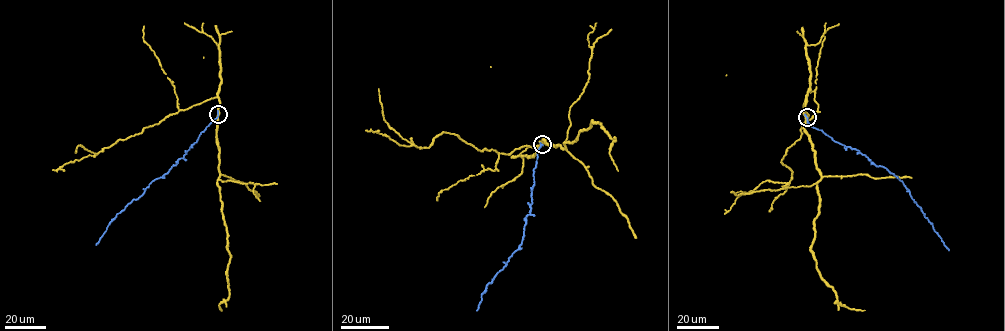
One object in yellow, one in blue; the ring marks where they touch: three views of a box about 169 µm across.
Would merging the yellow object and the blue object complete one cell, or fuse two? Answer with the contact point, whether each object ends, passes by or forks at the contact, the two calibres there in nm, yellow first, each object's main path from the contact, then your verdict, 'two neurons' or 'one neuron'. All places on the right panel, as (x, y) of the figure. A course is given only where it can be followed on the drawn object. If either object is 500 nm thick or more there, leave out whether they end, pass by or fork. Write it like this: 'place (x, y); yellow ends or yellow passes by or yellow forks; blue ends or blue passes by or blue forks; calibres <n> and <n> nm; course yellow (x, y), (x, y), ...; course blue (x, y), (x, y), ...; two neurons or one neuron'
place (807, 117); calibres 600 and 200 nm; course yellow (807, 117), (804, 132), (821, 176), (811, 252), (820, 277), (832, 288), (838, 303), (865, 310); course blue (807, 117), (812, 126), (835, 141), (856, 149), (896, 176), (949, 250); one neuron

